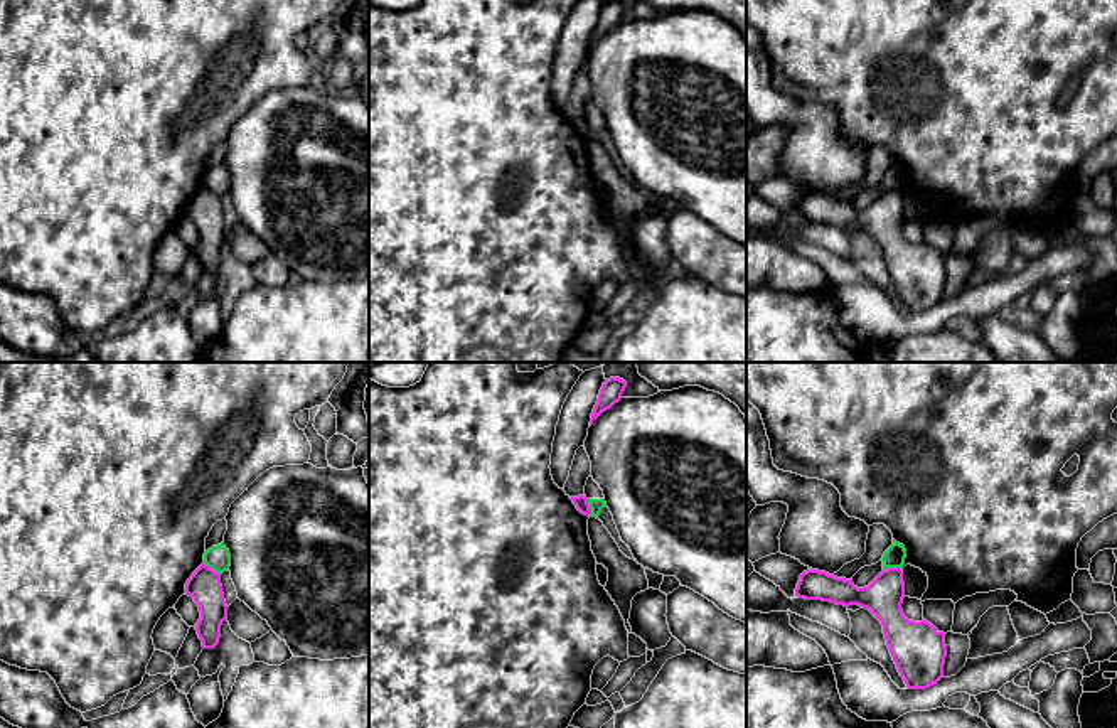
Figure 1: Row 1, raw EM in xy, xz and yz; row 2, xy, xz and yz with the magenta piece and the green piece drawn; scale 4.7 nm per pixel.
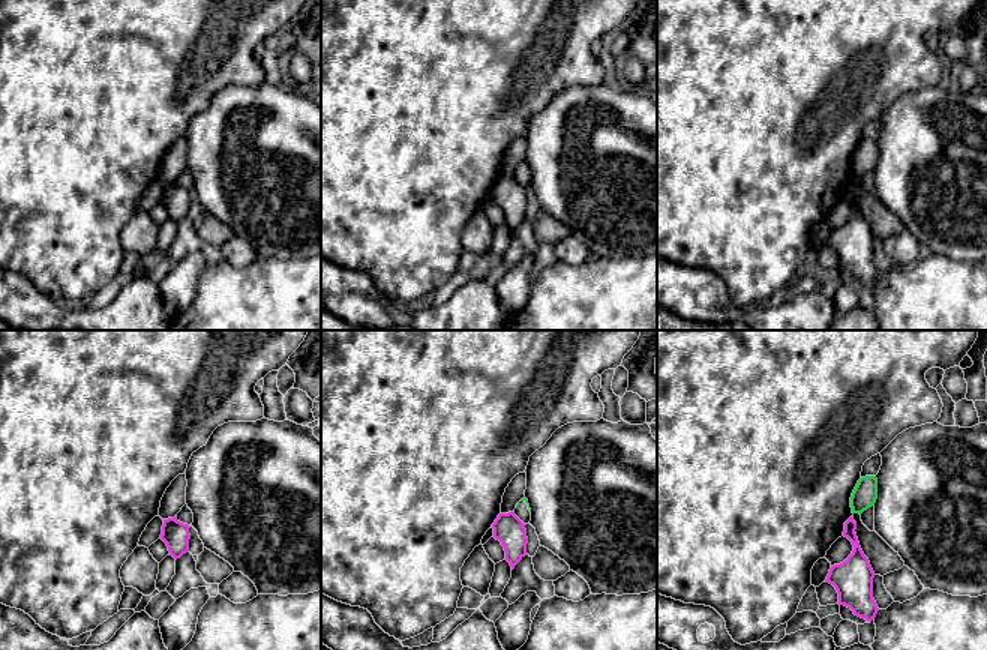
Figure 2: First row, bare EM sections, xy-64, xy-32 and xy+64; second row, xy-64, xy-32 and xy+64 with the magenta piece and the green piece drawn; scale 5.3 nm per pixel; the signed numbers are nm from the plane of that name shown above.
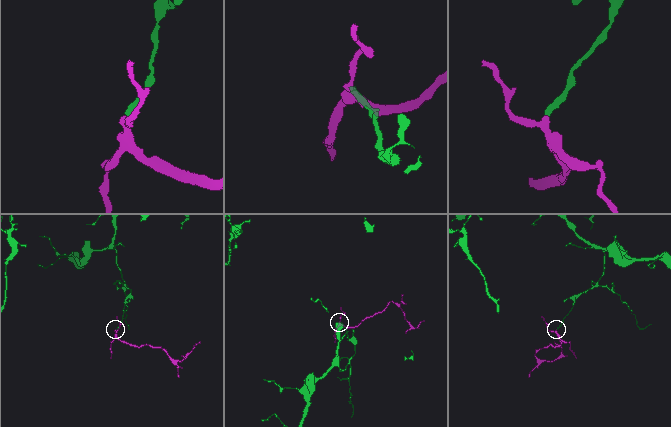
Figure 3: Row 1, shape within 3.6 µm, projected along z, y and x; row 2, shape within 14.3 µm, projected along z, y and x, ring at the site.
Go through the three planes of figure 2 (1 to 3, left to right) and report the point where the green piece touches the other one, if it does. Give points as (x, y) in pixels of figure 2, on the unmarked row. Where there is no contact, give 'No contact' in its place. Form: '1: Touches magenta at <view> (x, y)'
1: No contact
2: No contact
3: No contact

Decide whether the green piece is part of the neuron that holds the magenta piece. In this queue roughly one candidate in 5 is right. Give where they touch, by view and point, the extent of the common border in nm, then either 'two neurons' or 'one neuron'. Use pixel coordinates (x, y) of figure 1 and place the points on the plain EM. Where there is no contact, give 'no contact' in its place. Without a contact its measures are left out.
meets magenta in xz at (588, 130); contact 90 nm long; two neurons

